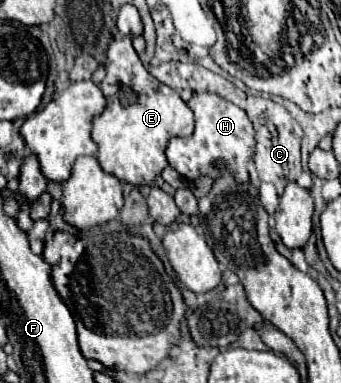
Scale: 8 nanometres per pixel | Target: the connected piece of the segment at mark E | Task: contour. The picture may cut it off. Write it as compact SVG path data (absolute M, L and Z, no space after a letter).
M130 37L112 39L108 47L106 79L100 89L106 97L104 111L94 117L92 139L98 143L98 161L104 171L132 185L150 183L166 165L164 145L168 137L188 137L194 129L194 115L182 97L152 77L132 47Z

